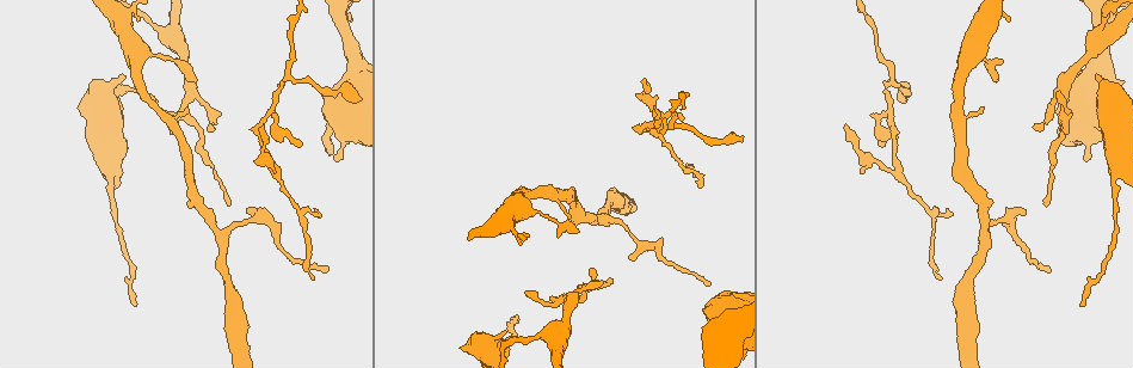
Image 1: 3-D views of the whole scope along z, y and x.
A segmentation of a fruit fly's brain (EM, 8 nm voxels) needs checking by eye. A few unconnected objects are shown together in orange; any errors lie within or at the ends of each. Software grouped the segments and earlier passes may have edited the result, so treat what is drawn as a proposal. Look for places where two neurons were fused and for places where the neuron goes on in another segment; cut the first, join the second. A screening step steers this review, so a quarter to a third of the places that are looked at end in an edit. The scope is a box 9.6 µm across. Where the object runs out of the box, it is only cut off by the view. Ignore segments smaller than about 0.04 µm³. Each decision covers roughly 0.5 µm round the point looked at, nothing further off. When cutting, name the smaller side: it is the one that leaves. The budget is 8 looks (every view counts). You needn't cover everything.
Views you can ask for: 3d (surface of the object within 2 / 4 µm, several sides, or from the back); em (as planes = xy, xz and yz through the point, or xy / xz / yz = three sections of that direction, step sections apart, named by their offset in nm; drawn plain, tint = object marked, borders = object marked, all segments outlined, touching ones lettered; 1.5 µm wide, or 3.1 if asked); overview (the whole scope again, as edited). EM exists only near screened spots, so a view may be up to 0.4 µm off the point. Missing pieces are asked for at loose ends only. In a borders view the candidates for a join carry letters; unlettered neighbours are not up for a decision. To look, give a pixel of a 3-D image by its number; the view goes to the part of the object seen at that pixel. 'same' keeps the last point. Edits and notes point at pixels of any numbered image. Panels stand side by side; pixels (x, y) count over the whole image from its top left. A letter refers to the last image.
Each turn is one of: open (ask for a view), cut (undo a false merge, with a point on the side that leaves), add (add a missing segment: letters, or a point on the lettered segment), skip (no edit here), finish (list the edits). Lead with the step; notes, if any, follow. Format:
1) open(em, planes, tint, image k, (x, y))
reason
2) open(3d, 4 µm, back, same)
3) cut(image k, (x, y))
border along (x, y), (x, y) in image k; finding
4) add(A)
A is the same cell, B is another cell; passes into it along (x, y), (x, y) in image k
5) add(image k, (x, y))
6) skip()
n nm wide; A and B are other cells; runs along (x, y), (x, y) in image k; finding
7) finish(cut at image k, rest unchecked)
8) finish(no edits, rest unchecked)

open(em, planes, borders, image 1, (1066, 131))
branch stops here

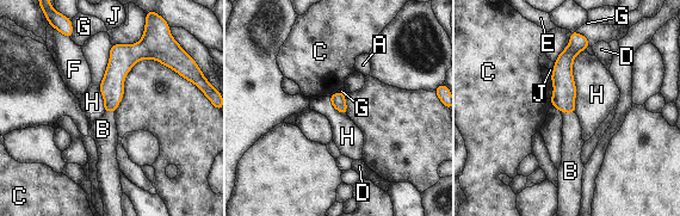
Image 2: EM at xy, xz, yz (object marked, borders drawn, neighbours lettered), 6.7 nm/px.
add(image 2, (572, 146))
B is the same cell, A, C, D, E, F, G, H and J are other cells; it goes on there

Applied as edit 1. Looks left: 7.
open(overview)
redraw

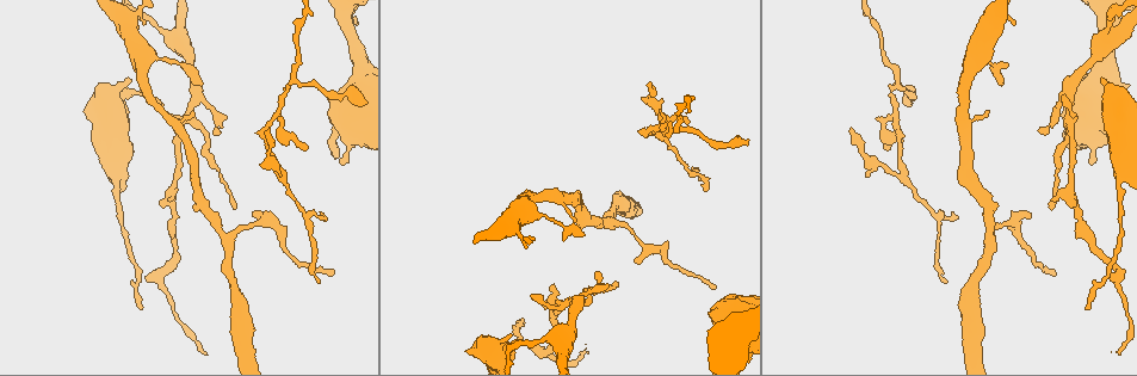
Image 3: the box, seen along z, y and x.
open(3d, 2 µm, image 3, (1025, 212))
free end

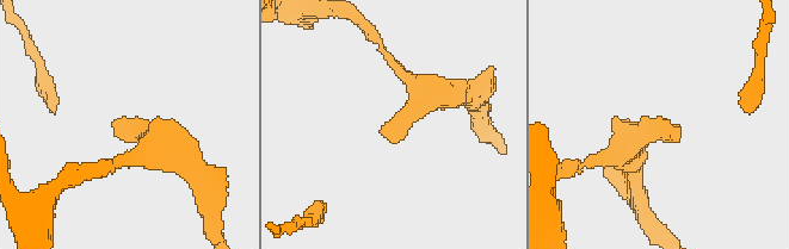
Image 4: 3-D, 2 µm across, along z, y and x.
open(em, xz, step 4, borders, image 4, (380, 130))

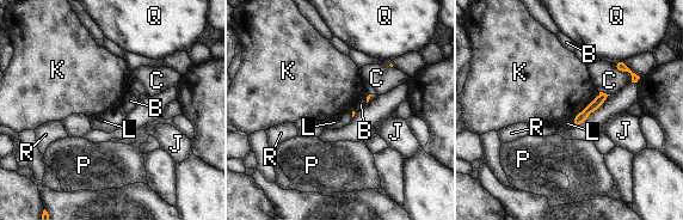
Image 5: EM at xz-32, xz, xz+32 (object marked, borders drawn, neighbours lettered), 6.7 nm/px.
open(em, planes, borders, same)
cut it another way

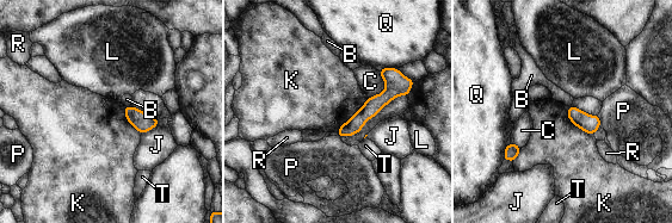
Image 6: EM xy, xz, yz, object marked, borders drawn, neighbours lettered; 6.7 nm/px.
skip()
B, C, J, K, L, P, Q, R and T are other cells; no lettered segment goes on from it

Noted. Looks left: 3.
open(em, xy, step 4, tint, image 3, (322, 214))
tapers out

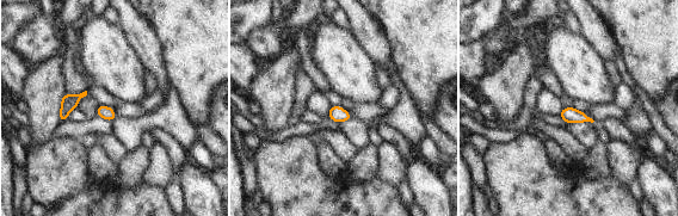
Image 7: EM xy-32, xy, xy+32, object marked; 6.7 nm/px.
open(em, planes, tint, same)
cut it another way

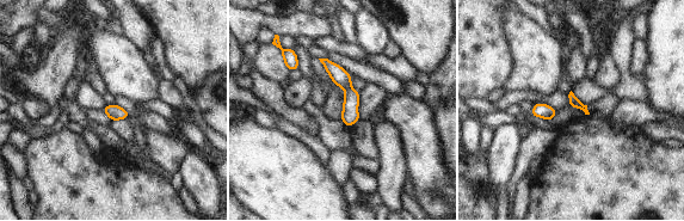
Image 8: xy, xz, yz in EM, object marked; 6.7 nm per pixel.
open(em, planes, borders, same)

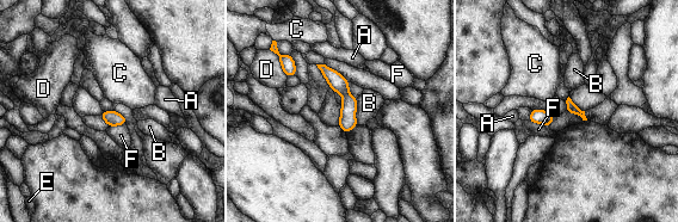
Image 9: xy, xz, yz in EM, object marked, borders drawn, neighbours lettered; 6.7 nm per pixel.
skip()
70 nm wide; A, B, C, D, E and F are other cells; runs along (322, 67), (346, 96), (346, 128) in image 9; no lettered segment goes on from it

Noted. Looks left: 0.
finish(add at image 2, rest unchecked)

